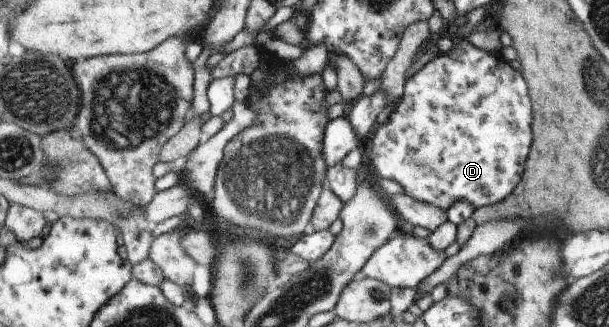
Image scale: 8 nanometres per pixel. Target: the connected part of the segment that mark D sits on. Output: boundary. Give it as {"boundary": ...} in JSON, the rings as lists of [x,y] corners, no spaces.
{"boundary":[[[468,37],[462,38],[460,42],[454,45],[452,50],[440,53],[417,73],[406,79],[405,91],[401,98],[396,110],[390,114],[386,124],[382,125],[366,144],[364,162],[369,165],[369,169],[376,177],[396,182],[410,198],[416,198],[416,200],[426,202],[426,204],[434,204],[442,210],[448,210],[454,202],[459,201],[469,203],[474,209],[490,206],[491,204],[498,204],[500,200],[508,198],[514,192],[514,188],[520,184],[520,174],[524,176],[526,160],[528,160],[528,154],[530,154],[534,112],[532,112],[532,98],[530,98],[528,84],[526,84],[524,76],[518,70],[514,70],[508,62],[504,62],[499,54],[488,50],[480,50],[468,40]]]}

